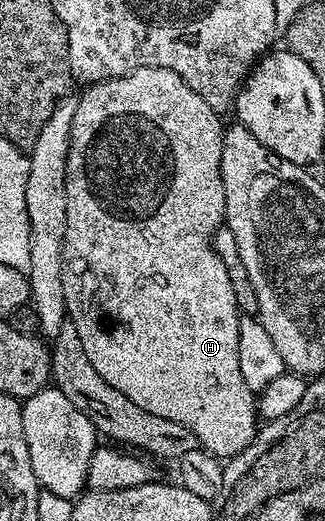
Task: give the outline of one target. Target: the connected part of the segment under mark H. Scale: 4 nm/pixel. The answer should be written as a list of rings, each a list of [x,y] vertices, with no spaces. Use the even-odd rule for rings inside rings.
[[[141,66],[134,69],[132,73],[125,74],[124,77],[110,78],[108,81],[91,83],[86,92],[80,94],[77,99],[77,108],[72,124],[70,125],[70,147],[68,148],[68,160],[66,161],[66,191],[68,192],[68,228],[64,228],[64,252],[62,253],[62,279],[64,280],[64,296],[66,297],[67,317],[71,319],[80,336],[80,344],[84,344],[84,352],[88,352],[88,360],[92,360],[92,368],[116,388],[116,392],[124,392],[132,404],[144,408],[144,412],[152,412],[152,416],[164,416],[168,420],[176,420],[176,424],[184,424],[196,436],[199,447],[207,450],[219,460],[229,460],[236,457],[241,450],[248,448],[248,444],[254,438],[260,429],[260,415],[256,405],[255,391],[244,384],[244,375],[240,372],[240,311],[236,292],[232,292],[232,280],[228,276],[228,268],[216,256],[214,243],[212,241],[214,234],[223,225],[226,217],[226,205],[224,204],[224,184],[220,176],[220,162],[223,156],[223,136],[224,122],[221,122],[221,115],[214,110],[210,104],[199,93],[193,92],[192,88],[182,77],[176,75],[171,69],[160,68],[159,66]]]

